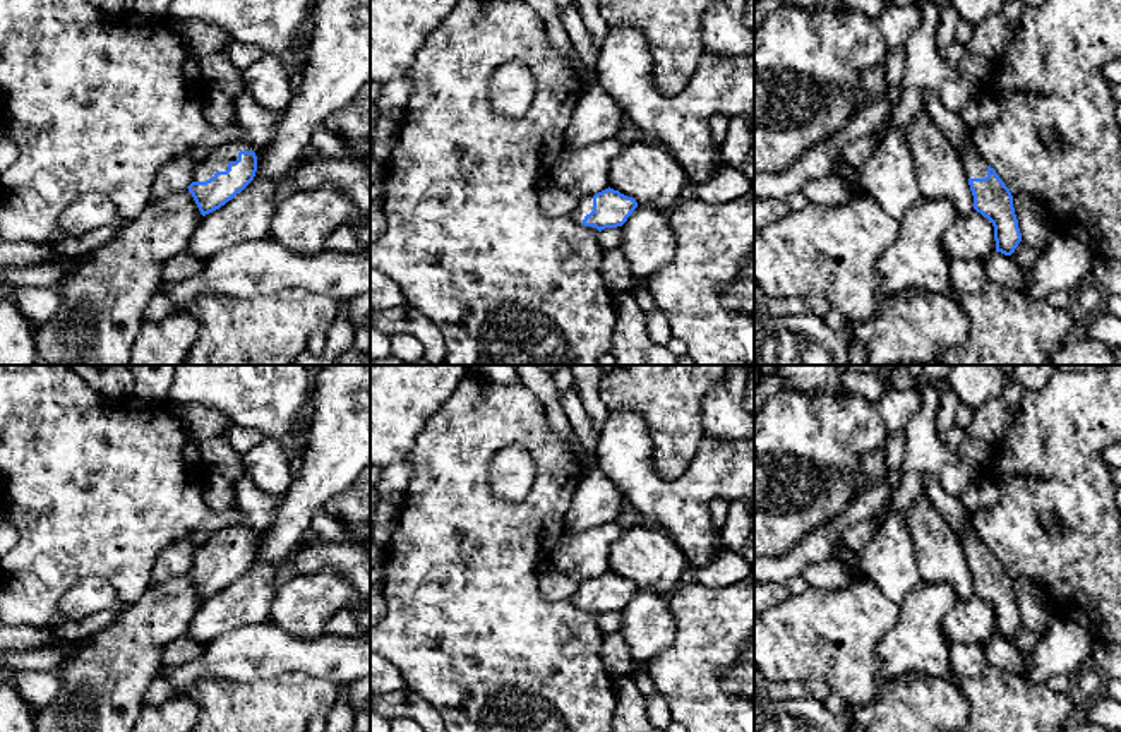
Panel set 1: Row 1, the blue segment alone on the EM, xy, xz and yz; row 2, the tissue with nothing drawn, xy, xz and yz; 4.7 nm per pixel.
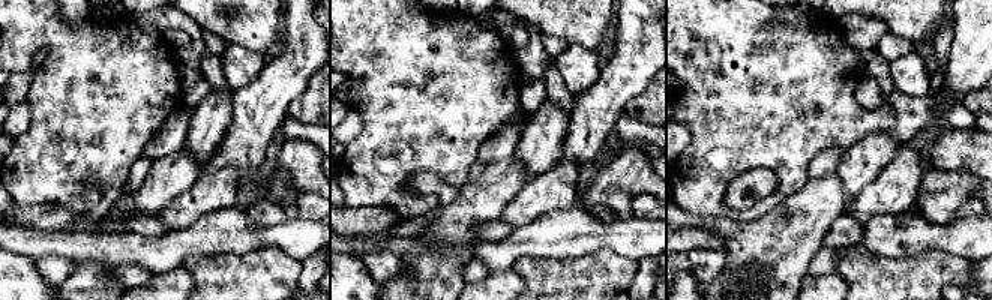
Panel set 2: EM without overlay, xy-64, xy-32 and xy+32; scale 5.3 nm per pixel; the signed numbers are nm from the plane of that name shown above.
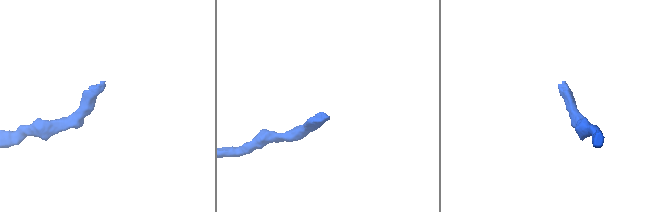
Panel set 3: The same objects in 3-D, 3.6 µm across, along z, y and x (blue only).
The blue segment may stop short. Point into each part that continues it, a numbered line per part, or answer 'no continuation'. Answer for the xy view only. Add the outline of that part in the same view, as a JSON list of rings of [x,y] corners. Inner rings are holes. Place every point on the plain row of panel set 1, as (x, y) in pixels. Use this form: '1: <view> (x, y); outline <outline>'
1: xy (218, 542); outline [[[238,509],[238,521],[225,530],[214,531],[194,554],[194,566],[206,566],[214,561],[216,555],[226,555],[230,545],[238,543],[240,535],[254,535],[247,514]]]

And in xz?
1: xz (585, 590); outline [[[593,579],[581,581],[576,593],[571,597],[571,600],[583,607],[584,600],[593,595]]]

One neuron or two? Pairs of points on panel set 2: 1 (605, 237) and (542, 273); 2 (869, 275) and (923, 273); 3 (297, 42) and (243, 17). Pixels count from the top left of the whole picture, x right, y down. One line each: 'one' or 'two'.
1: two
2: one
3: two

